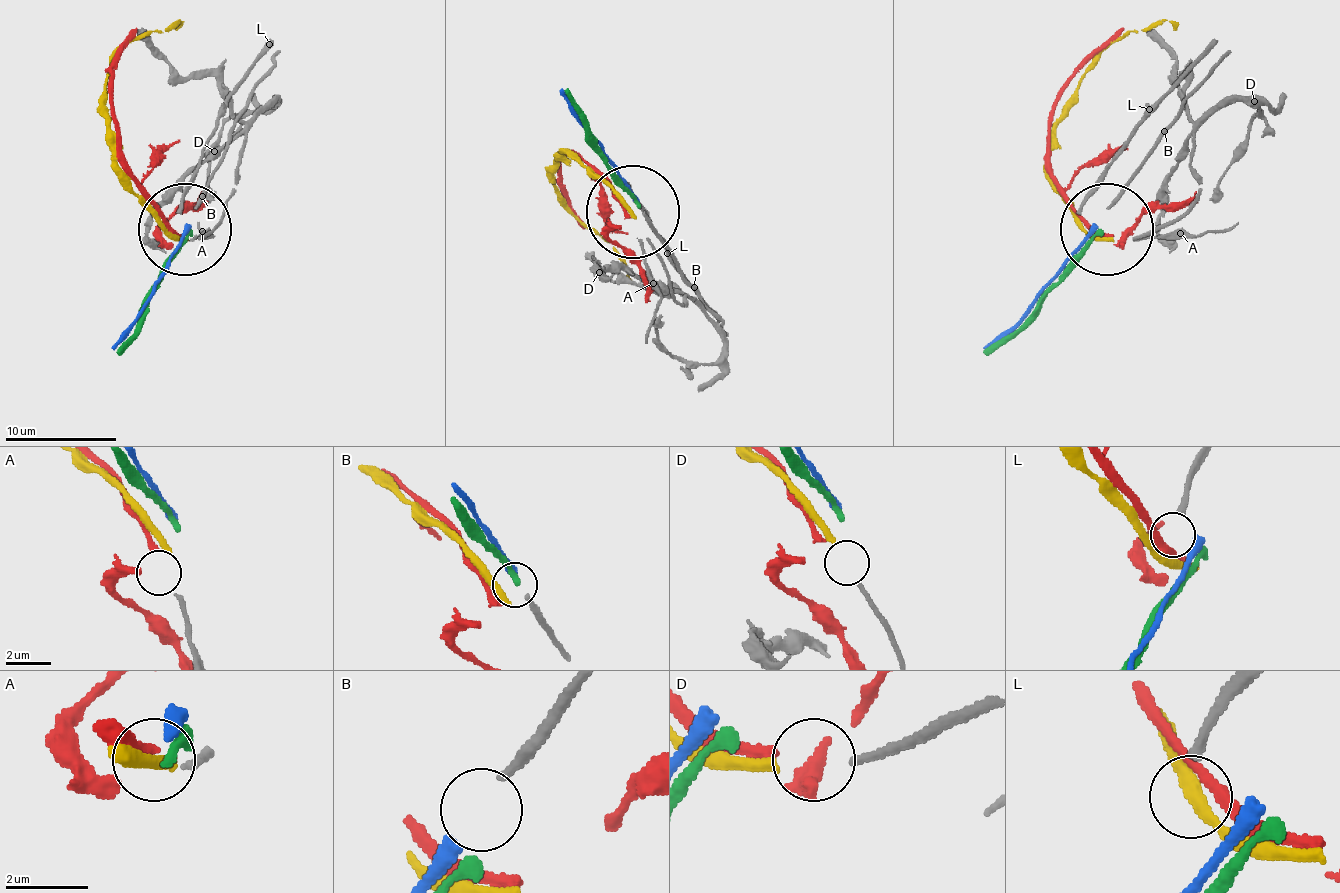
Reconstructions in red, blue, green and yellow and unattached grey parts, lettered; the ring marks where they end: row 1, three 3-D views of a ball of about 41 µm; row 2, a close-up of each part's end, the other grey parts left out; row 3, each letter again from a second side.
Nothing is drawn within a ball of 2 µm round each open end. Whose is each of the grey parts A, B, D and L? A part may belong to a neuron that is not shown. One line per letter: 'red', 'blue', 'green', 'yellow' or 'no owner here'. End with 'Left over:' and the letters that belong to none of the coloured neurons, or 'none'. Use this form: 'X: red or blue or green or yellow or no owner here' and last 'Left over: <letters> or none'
A: red
B: blue
D: yellow
L: no owner here
Left over: L

